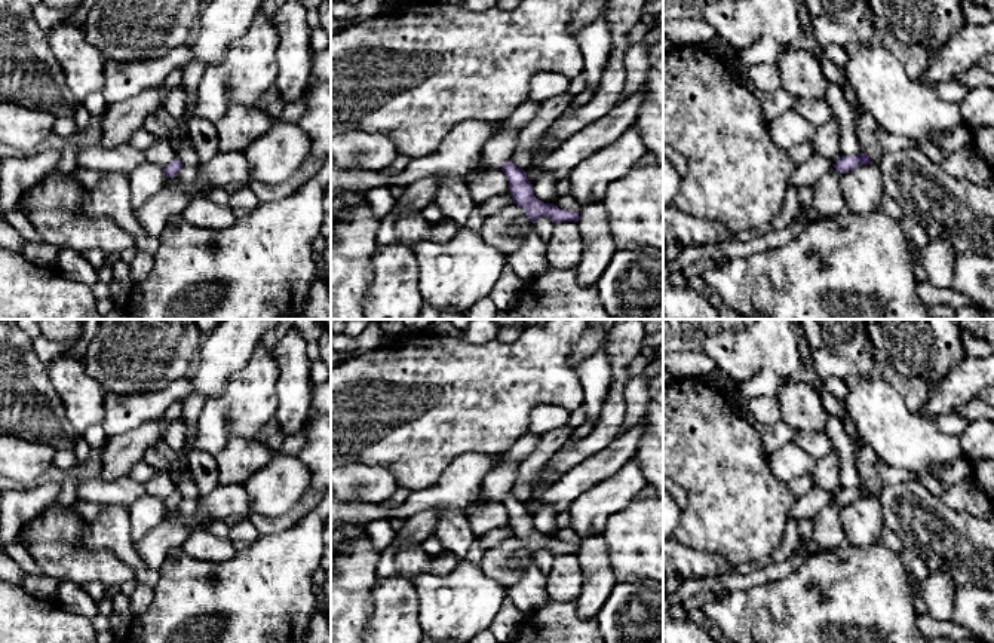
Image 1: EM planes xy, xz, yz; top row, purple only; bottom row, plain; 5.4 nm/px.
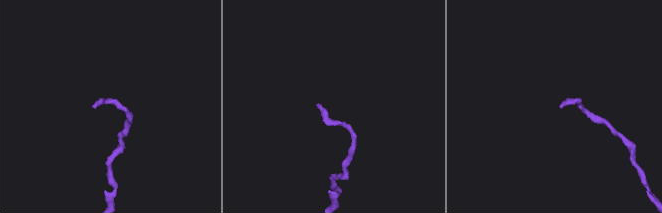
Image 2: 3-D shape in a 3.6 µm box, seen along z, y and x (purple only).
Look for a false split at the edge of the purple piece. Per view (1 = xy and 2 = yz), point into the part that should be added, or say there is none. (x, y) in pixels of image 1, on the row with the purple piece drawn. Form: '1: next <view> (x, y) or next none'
1: next none
2: next none

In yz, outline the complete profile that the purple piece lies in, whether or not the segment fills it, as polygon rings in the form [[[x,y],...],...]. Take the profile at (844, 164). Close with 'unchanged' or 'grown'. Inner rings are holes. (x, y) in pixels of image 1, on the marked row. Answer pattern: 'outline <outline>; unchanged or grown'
outline [[[860,153],[858,156],[841,156],[834,168],[837,172],[840,174],[846,174],[849,171],[853,171],[855,168],[860,166],[860,165],[868,165],[872,163],[868,153]]]; unchanged

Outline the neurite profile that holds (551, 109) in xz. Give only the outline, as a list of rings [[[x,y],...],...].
[[[565,92],[543,101],[534,120],[528,126],[519,129],[516,147],[510,156],[510,162],[516,168],[527,171],[531,166],[531,150],[534,144],[549,126],[570,108],[573,99],[574,95]]]

